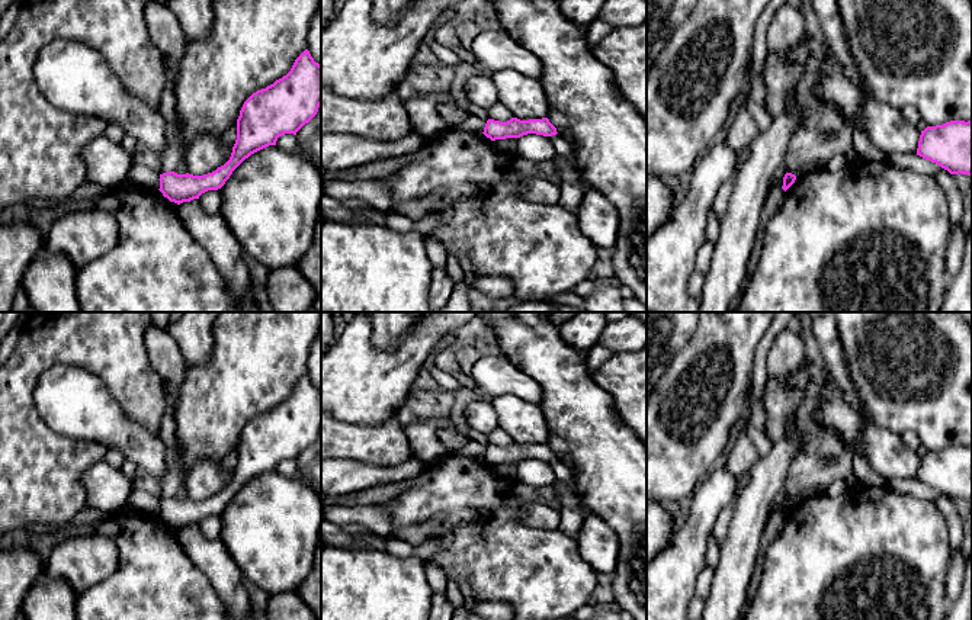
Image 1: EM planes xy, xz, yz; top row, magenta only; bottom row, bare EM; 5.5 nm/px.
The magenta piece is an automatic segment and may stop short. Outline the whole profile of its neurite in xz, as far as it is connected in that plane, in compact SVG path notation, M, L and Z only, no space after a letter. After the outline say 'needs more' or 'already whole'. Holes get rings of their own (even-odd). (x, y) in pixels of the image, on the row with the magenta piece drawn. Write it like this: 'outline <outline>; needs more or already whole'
outline M511 118L507 122L488 119L482 132L491 141L506 138L520 138L527 134L536 134L543 136L556 135L556 128L549 122L548 118L520 121Z; already whole

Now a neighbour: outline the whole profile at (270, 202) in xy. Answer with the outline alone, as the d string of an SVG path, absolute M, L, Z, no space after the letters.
M269 145L246 158L221 187L224 216L246 254L269 269L296 266L312 245L321 174L301 152Z

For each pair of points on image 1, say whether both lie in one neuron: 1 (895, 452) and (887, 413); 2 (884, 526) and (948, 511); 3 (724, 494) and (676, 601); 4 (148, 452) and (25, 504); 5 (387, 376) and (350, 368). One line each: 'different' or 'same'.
1: different
2: different
3: same
4: different
5: same

